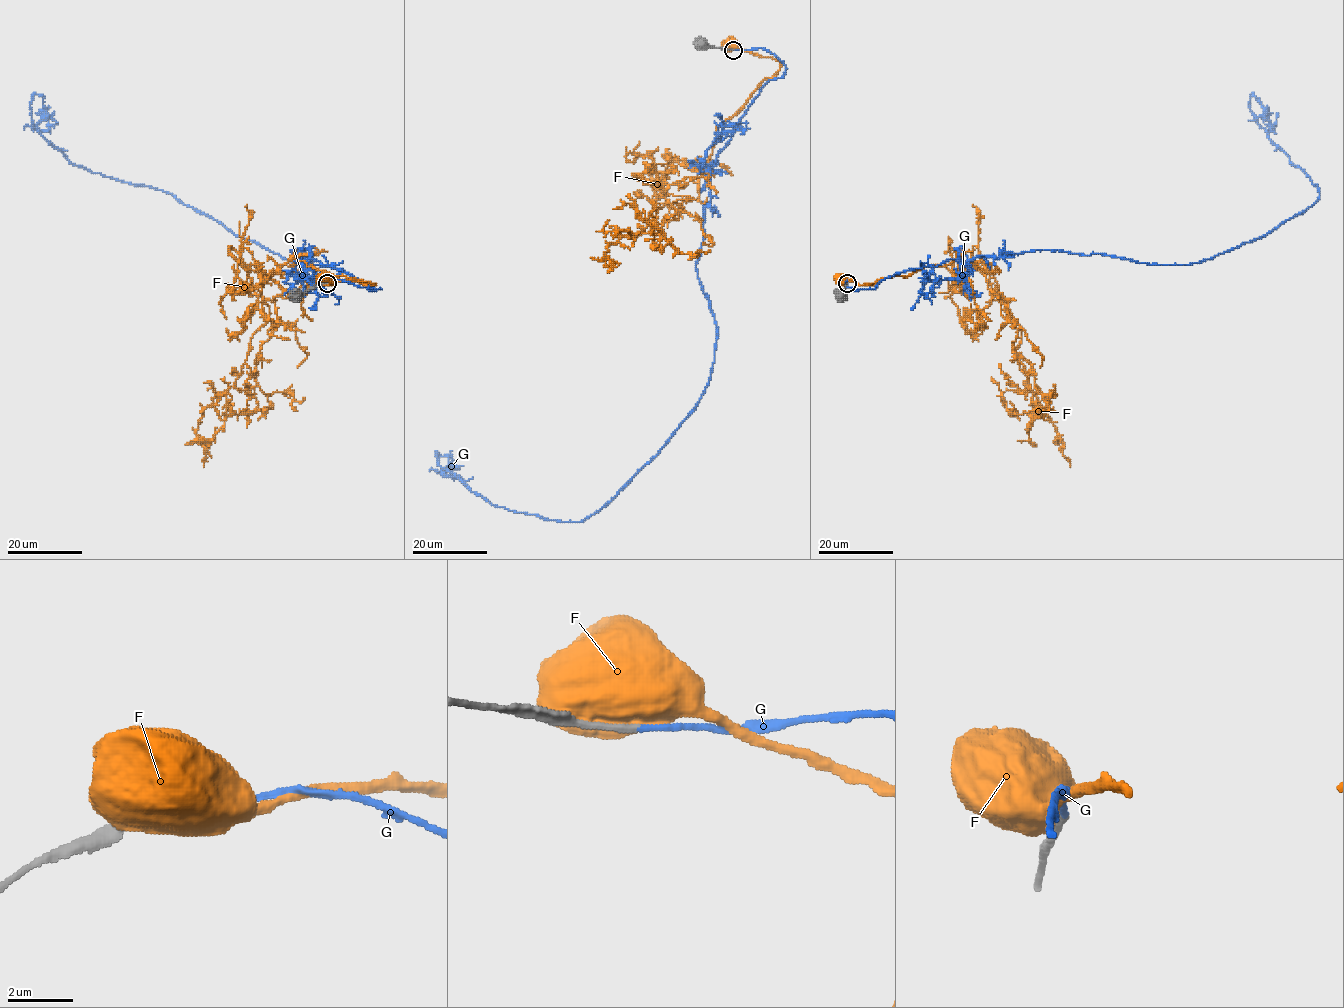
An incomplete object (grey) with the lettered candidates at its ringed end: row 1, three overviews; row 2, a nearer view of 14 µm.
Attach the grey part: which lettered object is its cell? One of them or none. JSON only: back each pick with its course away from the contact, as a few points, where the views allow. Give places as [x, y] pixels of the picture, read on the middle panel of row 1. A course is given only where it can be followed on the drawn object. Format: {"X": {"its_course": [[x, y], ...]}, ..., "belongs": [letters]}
{"G": {"its_course": [[732, 50], [785, 69], [707, 172], [695, 409], [580, 521], [497, 507], [435, 452], [454, 480]]}, "belongs": ["G"]}

